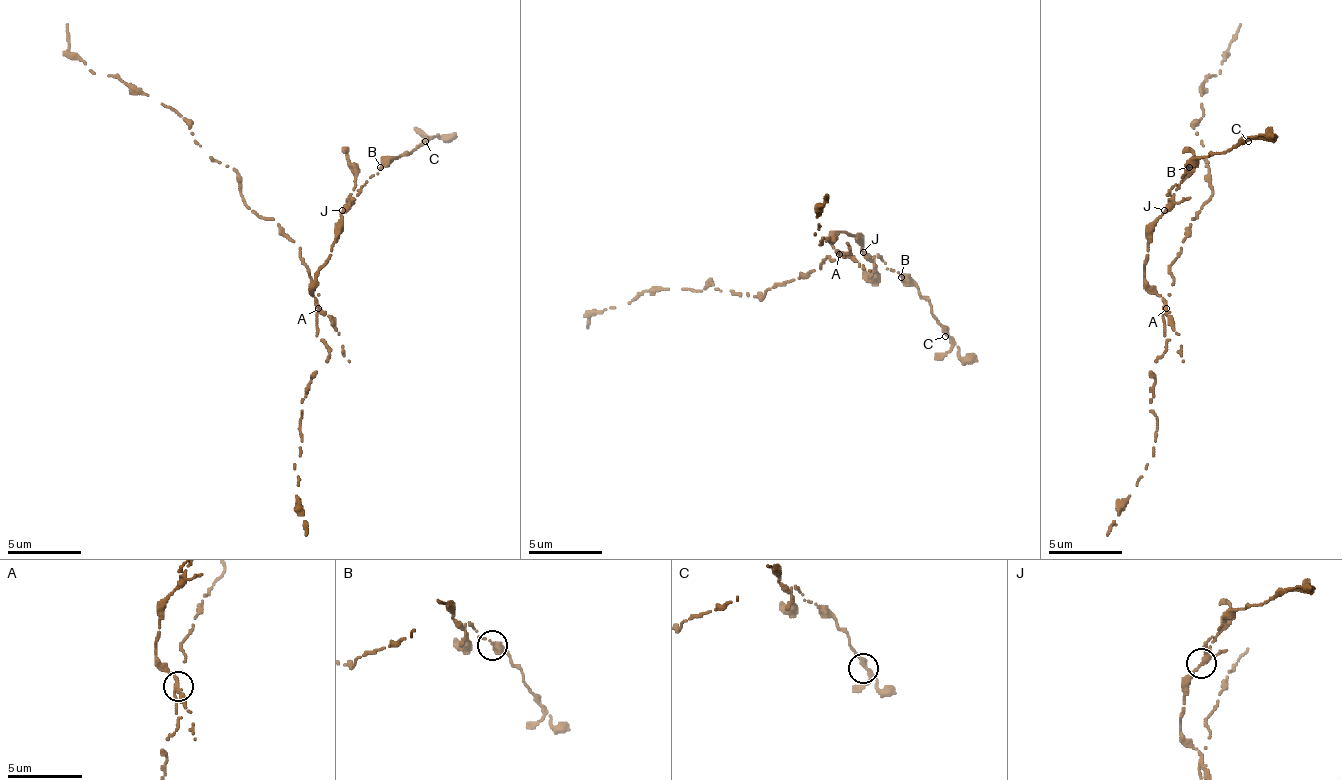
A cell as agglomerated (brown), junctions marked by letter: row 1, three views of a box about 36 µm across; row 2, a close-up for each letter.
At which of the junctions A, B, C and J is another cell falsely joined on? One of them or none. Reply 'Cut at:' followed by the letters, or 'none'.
Cut at: A

